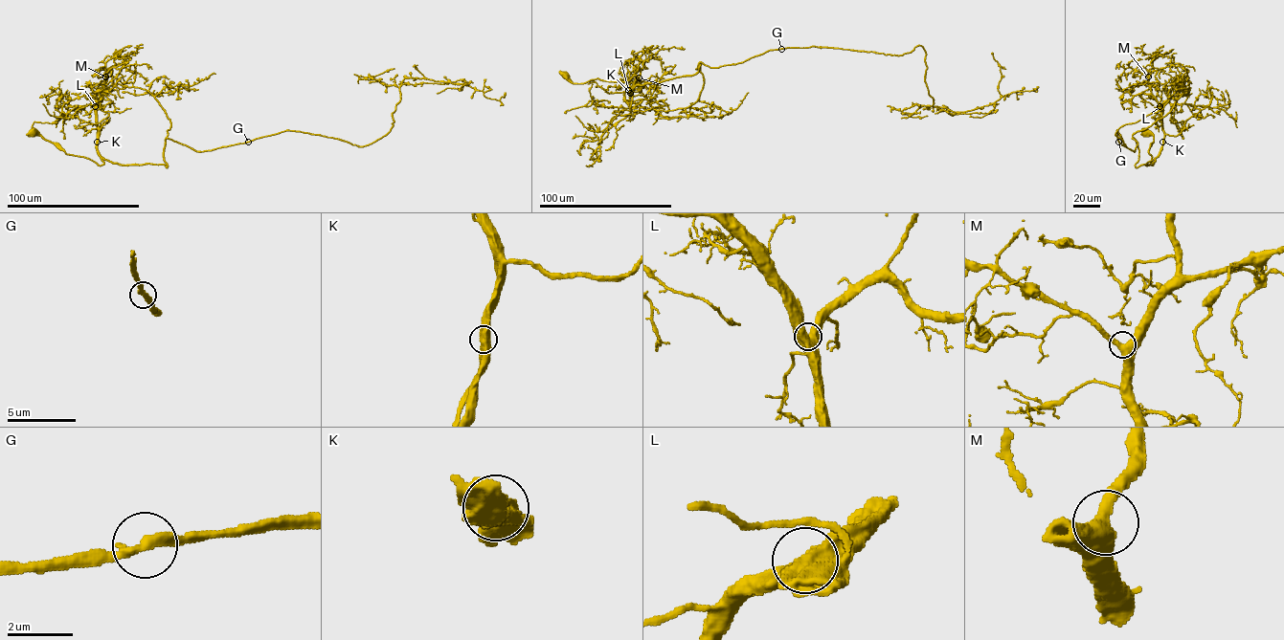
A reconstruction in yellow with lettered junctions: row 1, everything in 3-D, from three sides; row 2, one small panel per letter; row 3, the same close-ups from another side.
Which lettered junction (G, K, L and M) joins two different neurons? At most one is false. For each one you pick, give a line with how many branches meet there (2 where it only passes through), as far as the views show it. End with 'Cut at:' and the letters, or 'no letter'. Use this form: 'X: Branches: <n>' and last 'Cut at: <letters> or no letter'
Cut at: no letter

